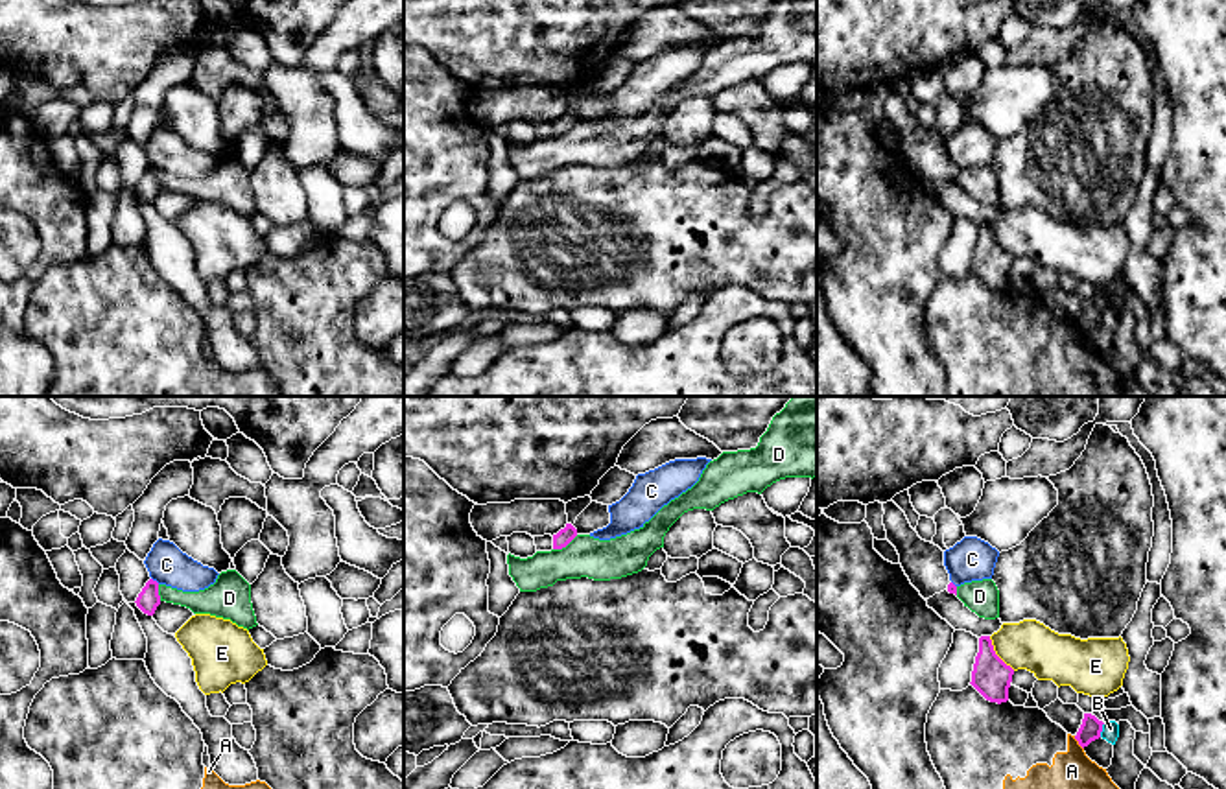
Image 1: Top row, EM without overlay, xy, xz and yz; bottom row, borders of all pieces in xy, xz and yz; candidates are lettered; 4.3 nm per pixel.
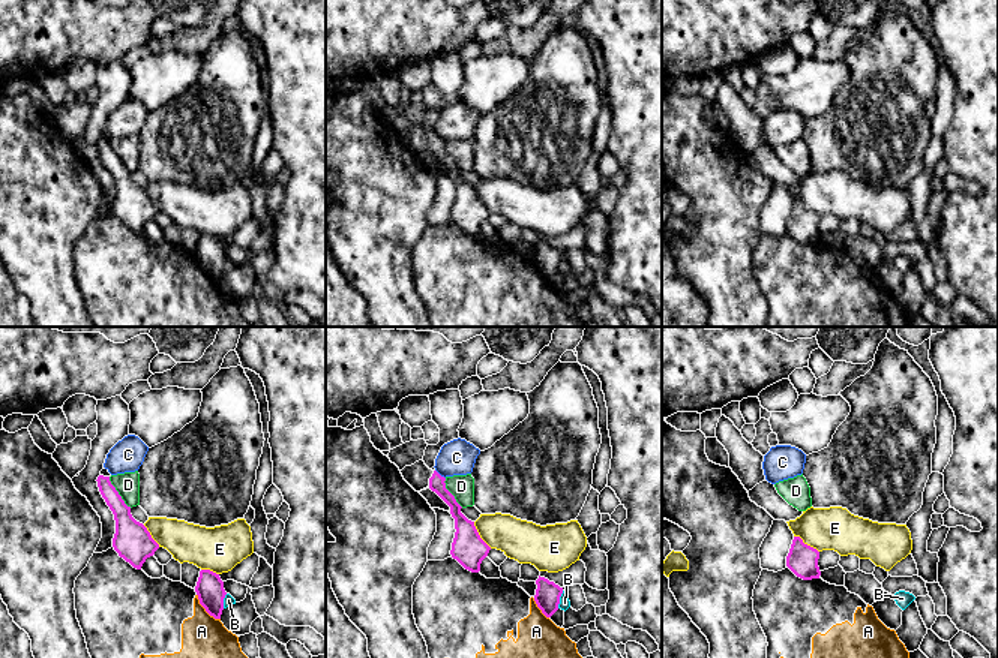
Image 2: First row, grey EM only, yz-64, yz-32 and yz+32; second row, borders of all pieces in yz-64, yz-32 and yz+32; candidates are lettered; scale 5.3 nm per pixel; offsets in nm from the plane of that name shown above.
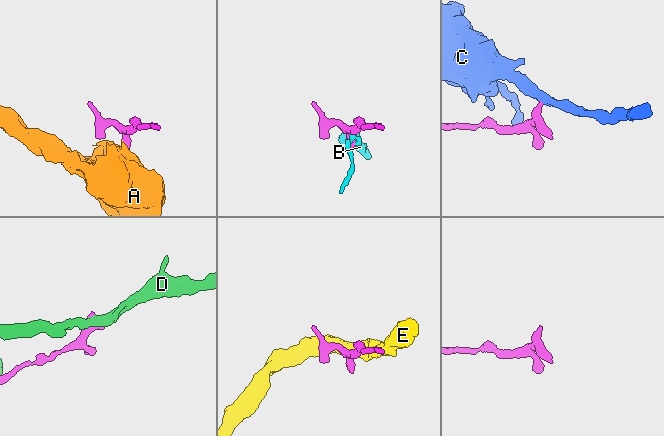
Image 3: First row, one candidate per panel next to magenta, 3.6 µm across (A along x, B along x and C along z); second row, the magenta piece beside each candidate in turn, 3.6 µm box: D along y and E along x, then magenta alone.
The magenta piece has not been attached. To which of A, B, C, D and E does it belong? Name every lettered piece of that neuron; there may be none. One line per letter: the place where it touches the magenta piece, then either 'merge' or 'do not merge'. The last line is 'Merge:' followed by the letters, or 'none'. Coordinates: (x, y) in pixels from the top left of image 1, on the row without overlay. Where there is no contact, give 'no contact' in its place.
A: yz (1079, 330) | do not merge
B: yz (1101, 317) | do not merge
C: xy (155, 168) | do not merge
D: xz (565, 133) | do not merge
E: yz (996, 242) | do not merge
Merge: none

